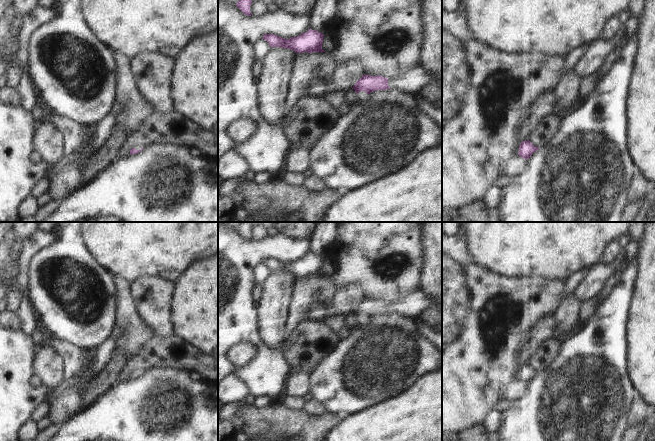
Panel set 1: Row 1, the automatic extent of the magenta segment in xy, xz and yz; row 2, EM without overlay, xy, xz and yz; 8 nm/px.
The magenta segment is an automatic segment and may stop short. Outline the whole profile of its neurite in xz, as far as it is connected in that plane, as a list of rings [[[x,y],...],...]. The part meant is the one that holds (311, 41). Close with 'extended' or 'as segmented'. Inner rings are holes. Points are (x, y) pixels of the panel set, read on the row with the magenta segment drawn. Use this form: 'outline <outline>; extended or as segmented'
outline [[[309,29],[307,32],[300,34],[297,37],[284,39],[274,34],[264,34],[263,38],[270,47],[281,47],[293,50],[295,53],[313,53],[325,52],[322,49],[324,34]]]; as segmented

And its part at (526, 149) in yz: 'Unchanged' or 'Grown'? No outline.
Unchanged.

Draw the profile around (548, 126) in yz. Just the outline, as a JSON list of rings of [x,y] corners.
[[[550,114],[543,117],[533,129],[528,140],[536,147],[541,148],[547,144],[557,133],[561,124],[558,115]]]

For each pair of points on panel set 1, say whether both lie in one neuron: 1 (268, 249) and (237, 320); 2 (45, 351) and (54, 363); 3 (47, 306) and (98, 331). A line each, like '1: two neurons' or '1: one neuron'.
1: one neuron
2: one neuron
3: one neuron

